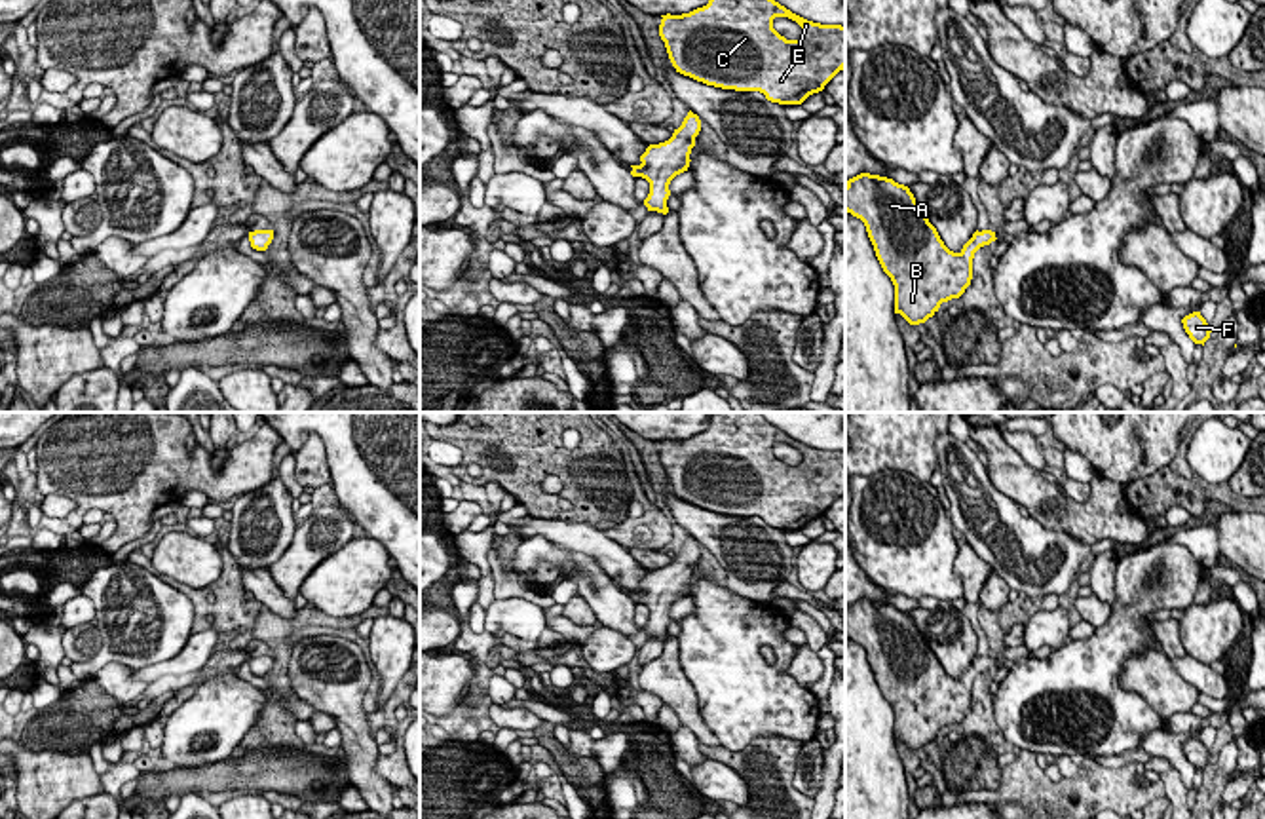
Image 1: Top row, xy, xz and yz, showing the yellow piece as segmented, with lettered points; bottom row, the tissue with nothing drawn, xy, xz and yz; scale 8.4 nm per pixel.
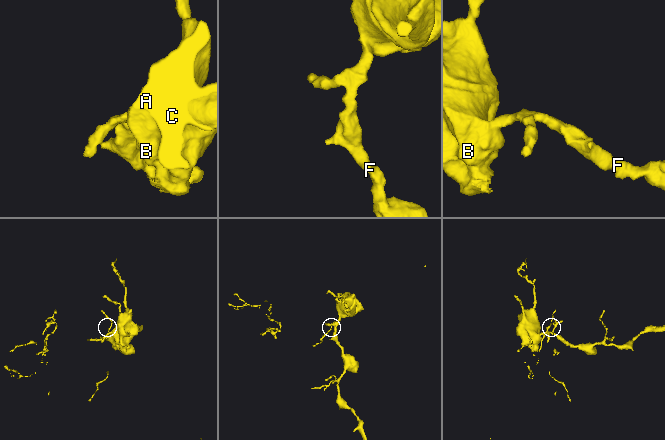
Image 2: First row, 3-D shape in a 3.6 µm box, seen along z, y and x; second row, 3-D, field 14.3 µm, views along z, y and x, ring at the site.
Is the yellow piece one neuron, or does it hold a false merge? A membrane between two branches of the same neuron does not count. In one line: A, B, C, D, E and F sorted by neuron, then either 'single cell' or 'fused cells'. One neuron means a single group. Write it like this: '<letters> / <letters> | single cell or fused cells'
A B C D E F | single cell

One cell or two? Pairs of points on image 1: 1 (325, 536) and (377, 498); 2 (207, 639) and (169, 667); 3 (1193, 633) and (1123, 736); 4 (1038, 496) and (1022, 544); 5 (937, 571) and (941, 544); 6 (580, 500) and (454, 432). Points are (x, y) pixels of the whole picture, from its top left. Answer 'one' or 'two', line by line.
1: two
2: one
3: two
4: two
5: one
6: one

